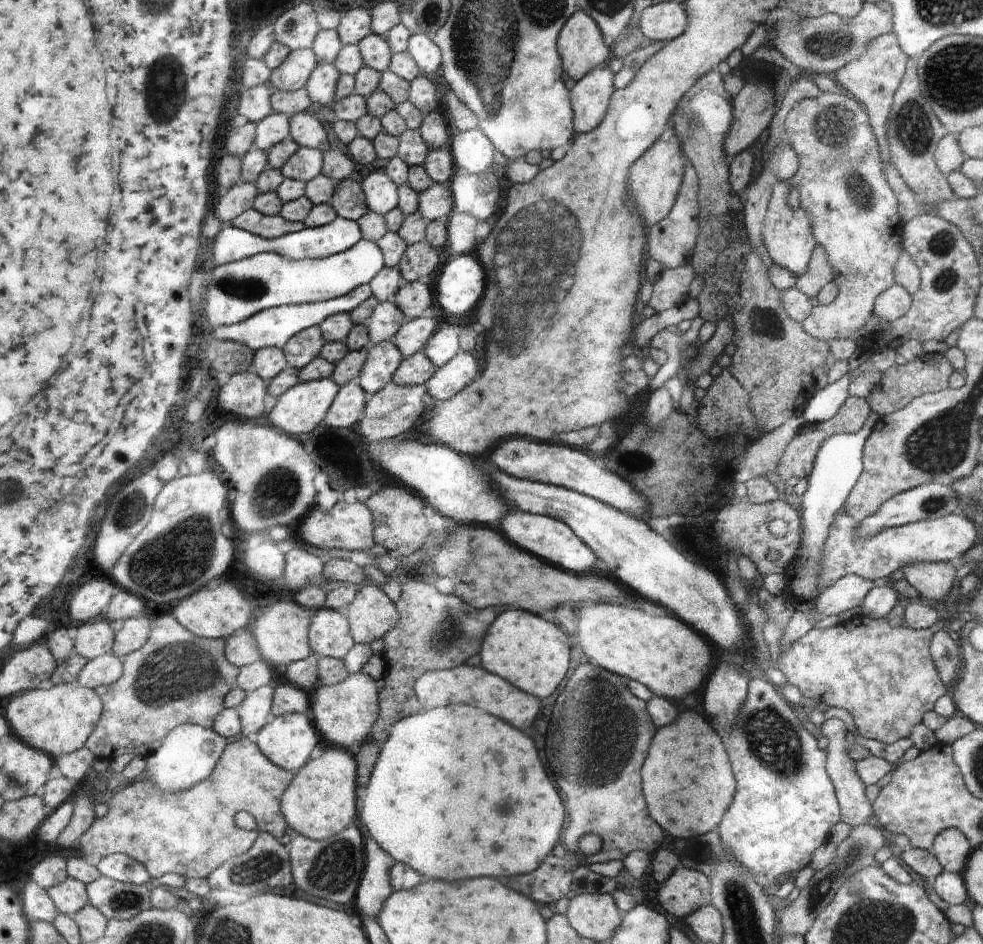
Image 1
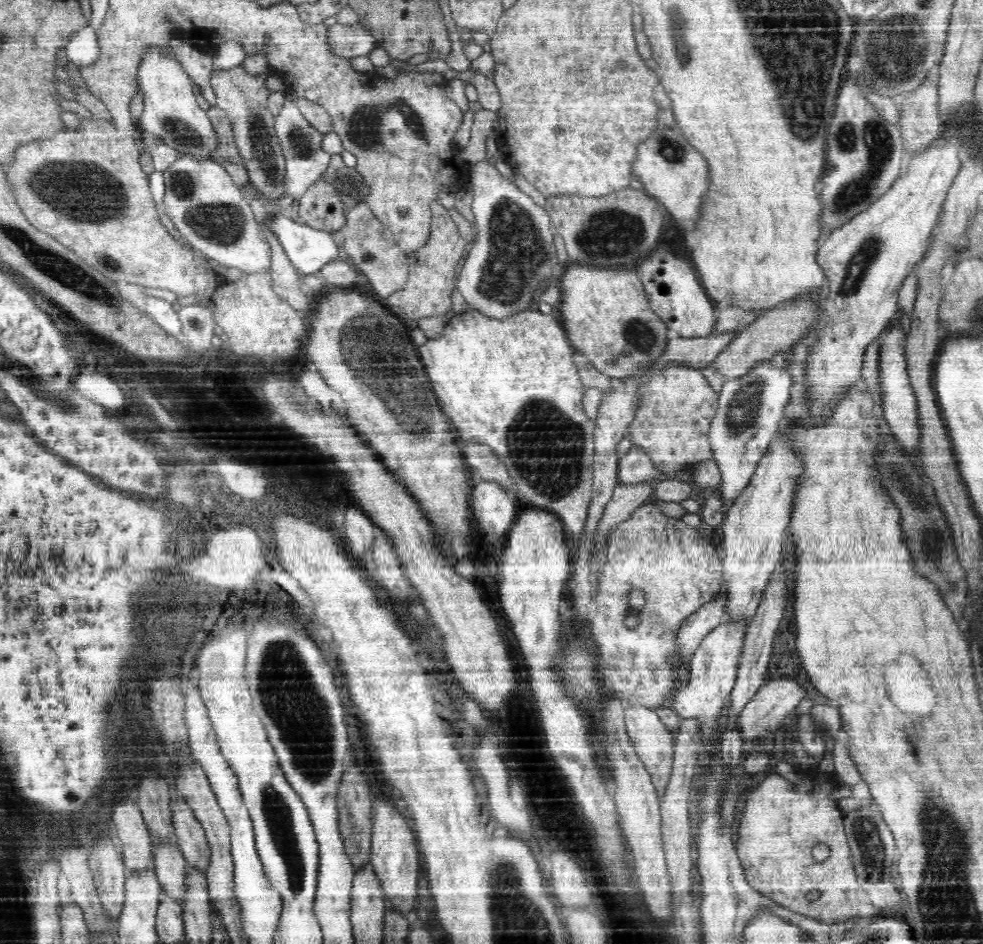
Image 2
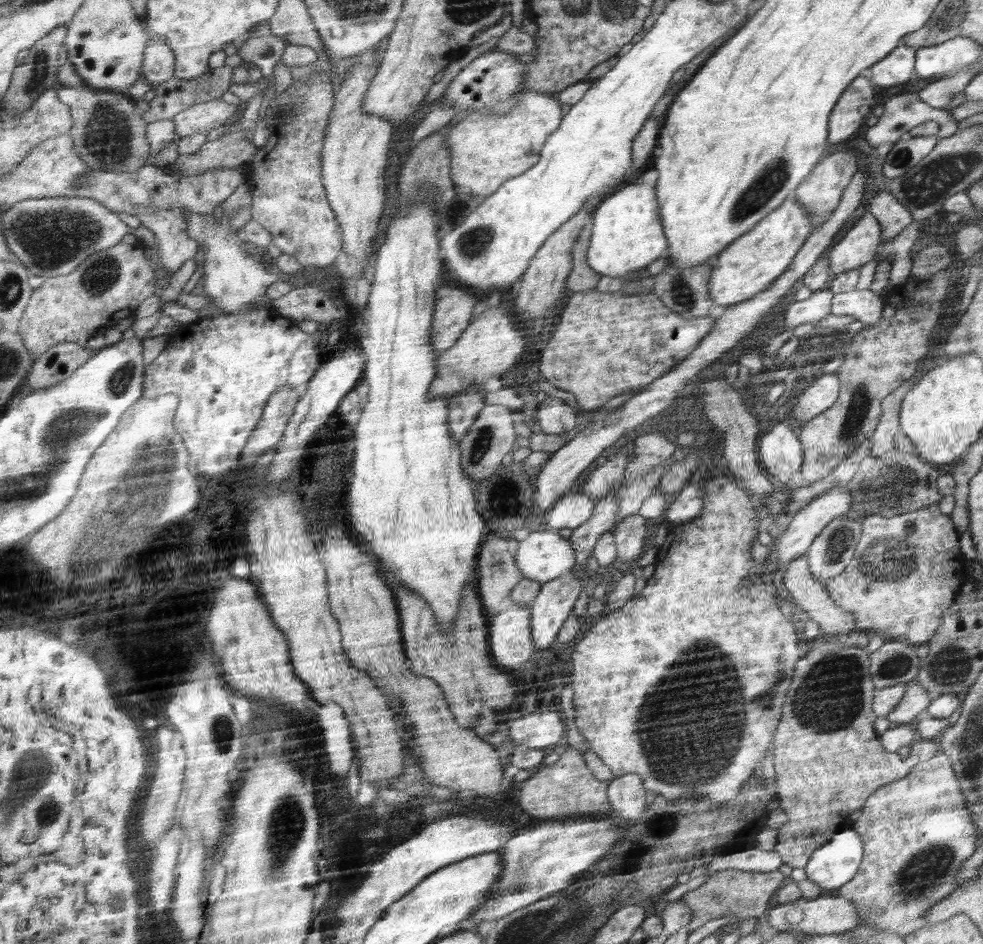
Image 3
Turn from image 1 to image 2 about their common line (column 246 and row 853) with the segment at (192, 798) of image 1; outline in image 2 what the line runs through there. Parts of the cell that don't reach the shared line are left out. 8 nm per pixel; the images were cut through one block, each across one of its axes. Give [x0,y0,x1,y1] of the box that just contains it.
[737,770,876,924]

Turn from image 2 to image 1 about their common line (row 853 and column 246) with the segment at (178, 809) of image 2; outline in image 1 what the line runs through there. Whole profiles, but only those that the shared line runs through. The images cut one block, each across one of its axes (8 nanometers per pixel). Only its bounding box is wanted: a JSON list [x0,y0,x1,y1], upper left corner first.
[216,183,257,223]

